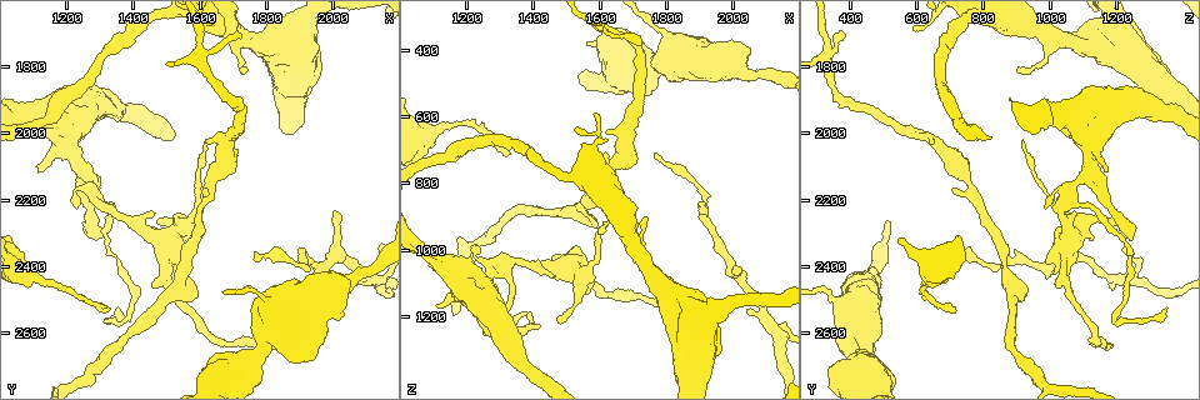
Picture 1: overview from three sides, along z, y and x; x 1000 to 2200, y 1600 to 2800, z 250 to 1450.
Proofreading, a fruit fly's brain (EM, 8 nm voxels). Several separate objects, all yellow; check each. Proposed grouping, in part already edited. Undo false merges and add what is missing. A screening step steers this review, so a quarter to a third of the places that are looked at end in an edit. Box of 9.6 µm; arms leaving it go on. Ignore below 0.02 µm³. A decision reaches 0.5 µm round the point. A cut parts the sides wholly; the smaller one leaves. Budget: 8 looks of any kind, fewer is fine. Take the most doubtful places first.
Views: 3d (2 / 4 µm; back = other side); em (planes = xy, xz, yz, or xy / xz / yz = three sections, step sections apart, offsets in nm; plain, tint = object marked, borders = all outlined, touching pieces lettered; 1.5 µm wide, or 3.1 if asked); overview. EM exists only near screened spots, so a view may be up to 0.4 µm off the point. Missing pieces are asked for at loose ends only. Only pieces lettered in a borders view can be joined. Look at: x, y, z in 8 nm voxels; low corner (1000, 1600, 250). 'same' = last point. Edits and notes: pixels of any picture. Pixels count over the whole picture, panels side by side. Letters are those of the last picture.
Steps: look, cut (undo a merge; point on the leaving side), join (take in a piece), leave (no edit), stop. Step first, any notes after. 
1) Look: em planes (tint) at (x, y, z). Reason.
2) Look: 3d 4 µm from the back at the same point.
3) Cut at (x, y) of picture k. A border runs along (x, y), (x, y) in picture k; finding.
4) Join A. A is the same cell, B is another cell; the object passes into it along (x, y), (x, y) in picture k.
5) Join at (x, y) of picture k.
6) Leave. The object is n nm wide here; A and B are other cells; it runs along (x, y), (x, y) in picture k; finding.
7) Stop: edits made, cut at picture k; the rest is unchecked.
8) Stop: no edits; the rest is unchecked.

Look: em yz step 4 (tint) at (1770, 2360, 710). Long arm stops here.

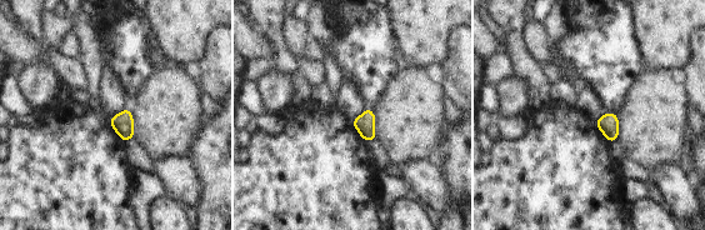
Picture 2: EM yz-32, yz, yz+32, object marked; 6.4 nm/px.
Look: em planes (borders) at the same point. Another direction.

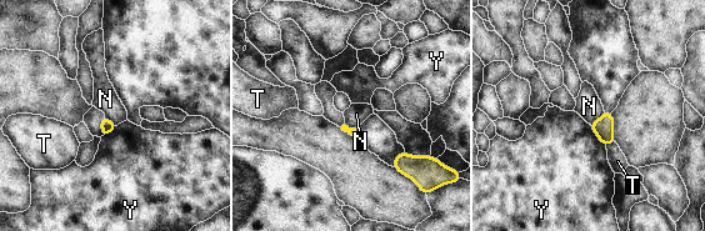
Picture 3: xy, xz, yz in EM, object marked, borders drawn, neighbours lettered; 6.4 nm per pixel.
Leave. N, T and Y are other cells; a border runs along (604, 111), (590, 125) in picture 3; no lettered piece goes on from it.

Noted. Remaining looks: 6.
Look: 3d 4 µm at (1160, 2450, 620). Calibre changes.

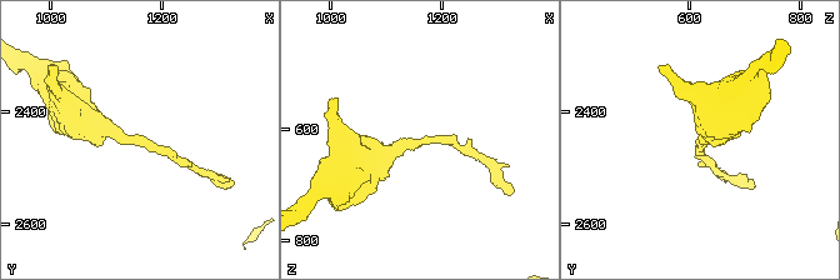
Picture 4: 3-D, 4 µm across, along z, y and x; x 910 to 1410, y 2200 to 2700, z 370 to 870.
Look: em planes (borders) at (1160, 2445, 625). Need the tissue.

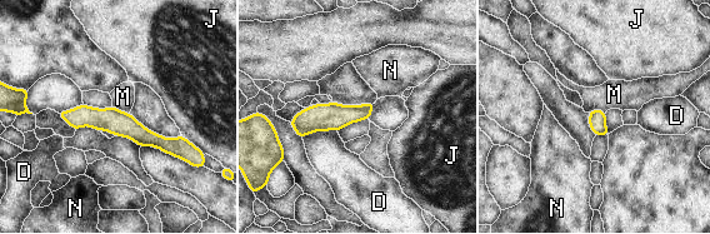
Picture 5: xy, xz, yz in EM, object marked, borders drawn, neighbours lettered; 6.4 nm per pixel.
Leave. D, J, M and N are other cells; continuous, no second cell.

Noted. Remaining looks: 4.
Look: em planes (borders) at (1710, 1710, 1000). Branch point.

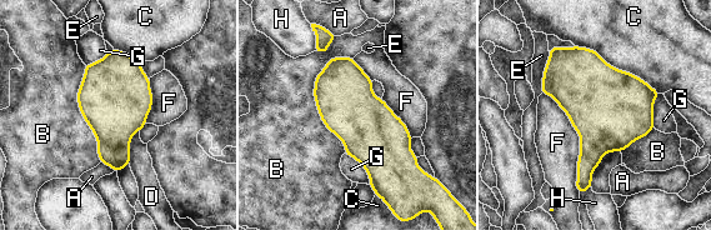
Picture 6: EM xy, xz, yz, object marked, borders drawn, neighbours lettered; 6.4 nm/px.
Leave. The object is 380 nm wide here; A, B, C, D, E, F, G and H are other cells; a border runs along (139, 130), (131, 138), (129, 164) in picture 6; all the same cell.

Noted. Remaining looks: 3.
Stop: no edits; the rest is unchecked.

